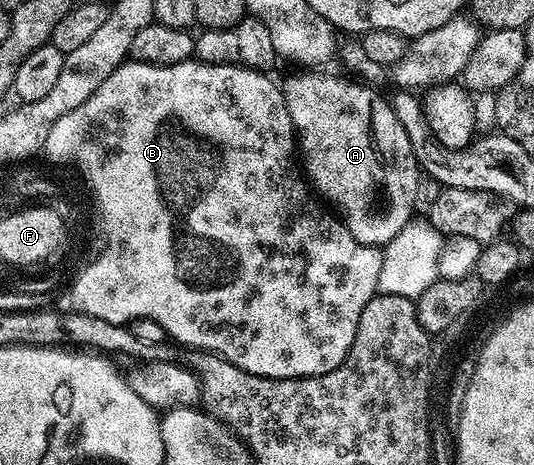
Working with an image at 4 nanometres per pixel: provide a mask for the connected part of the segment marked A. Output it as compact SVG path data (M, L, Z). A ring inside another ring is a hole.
M320 72L315 74L318 75L292 78L284 84L288 112L292 112L292 124L300 147L300 158L304 163L305 177L331 207L339 206L342 209L342 221L348 232L360 240L360 244L384 248L392 236L396 236L396 232L400 232L415 217L414 205L418 202L418 189L424 181L423 170L413 155L404 125L396 118L389 101L377 94L377 89L349 77L337 78L334 74Z

